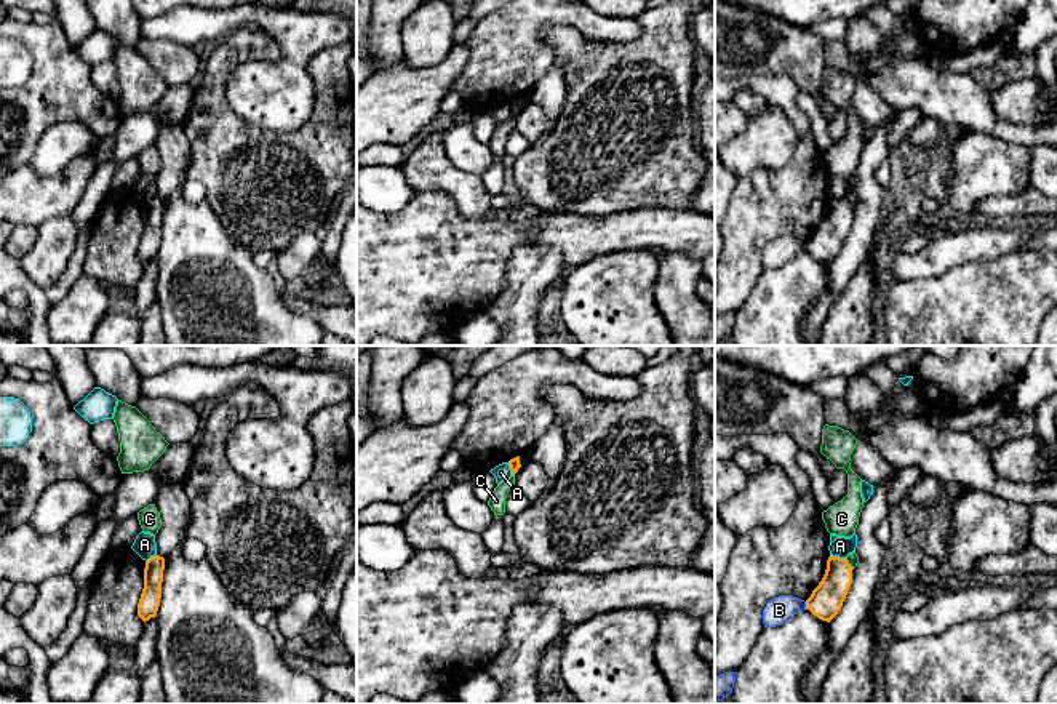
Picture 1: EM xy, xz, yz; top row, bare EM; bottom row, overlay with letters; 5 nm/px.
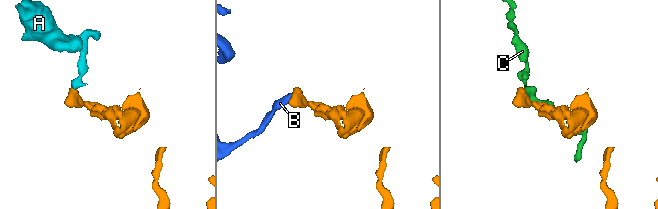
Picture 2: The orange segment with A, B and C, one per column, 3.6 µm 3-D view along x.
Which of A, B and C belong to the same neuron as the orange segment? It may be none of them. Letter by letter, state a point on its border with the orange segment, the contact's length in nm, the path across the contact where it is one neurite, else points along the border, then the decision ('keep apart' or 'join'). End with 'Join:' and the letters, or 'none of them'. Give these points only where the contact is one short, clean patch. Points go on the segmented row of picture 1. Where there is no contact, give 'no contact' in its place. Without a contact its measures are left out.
A: contact yz (838, 557); length 80 nm; border yz (830, 554), (845, 559); keep apart
B: contact yz (806, 605); length 40 nm; keep apart
C: contact yz (848, 564); length 70 nm; keep apart
Join: none of them

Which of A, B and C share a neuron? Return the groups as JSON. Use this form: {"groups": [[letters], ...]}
{"groups": [["A"], ["B"], ["C"]]}

